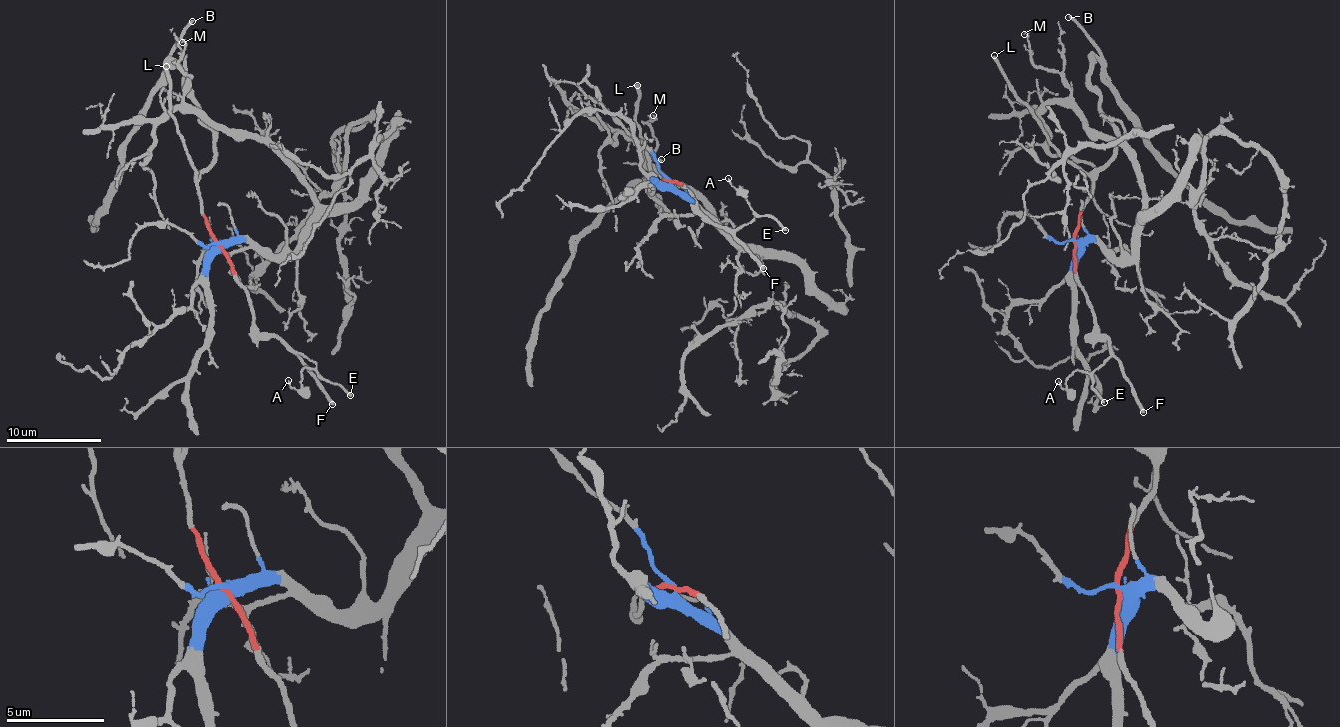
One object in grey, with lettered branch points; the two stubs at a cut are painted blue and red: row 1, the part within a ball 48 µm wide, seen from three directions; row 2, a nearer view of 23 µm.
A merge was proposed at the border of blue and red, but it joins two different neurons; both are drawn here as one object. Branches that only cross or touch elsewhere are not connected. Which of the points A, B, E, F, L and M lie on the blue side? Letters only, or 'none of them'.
M

